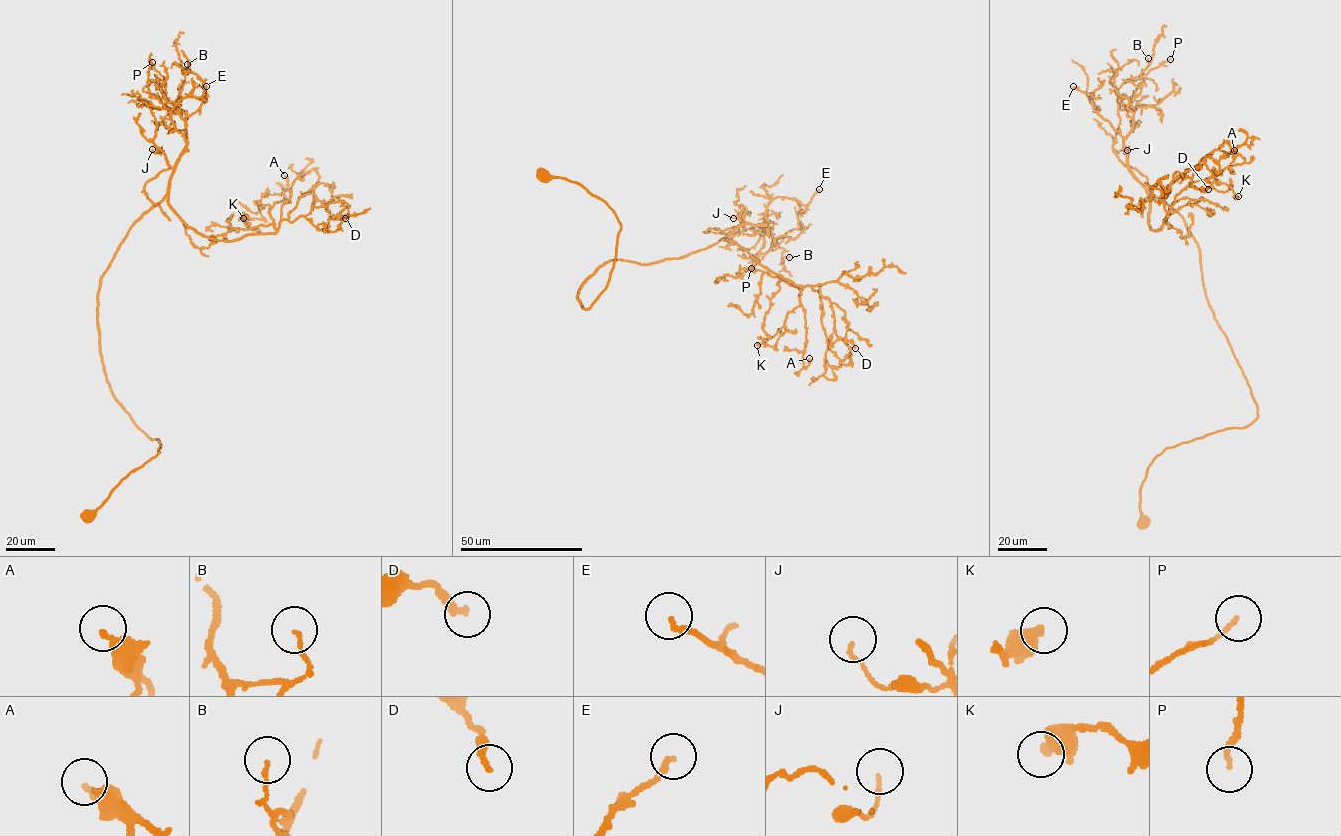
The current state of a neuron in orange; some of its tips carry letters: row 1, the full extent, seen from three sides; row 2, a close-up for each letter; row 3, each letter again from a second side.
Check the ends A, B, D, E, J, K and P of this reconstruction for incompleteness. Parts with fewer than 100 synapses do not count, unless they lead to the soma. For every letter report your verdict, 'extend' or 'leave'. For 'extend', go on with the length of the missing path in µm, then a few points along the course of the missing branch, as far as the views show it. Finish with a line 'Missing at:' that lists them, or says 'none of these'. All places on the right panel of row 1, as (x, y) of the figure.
A: leave
B: leave
D: leave
E: leave
J: leave
K: leave
P: leave
Missing at: none of these

